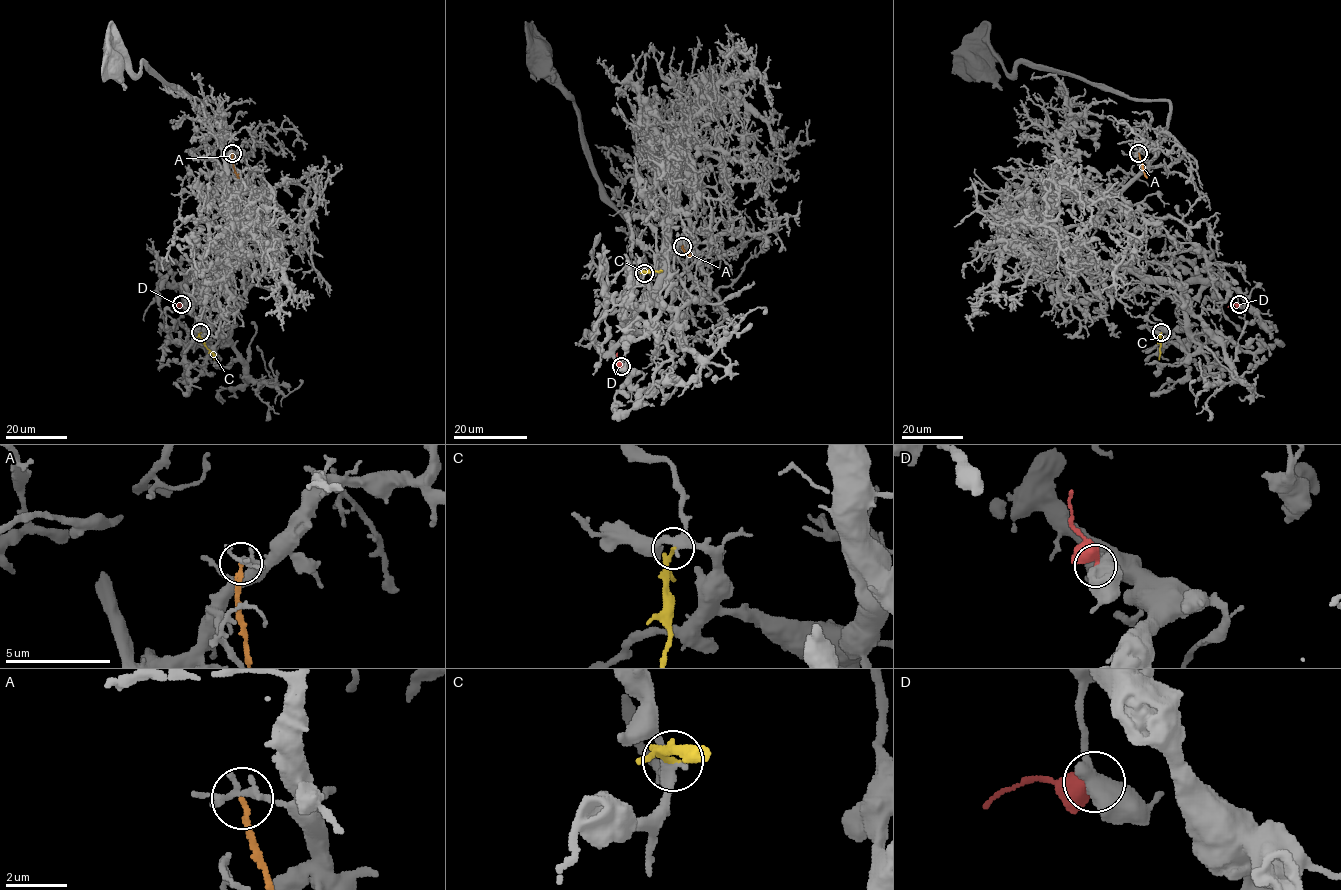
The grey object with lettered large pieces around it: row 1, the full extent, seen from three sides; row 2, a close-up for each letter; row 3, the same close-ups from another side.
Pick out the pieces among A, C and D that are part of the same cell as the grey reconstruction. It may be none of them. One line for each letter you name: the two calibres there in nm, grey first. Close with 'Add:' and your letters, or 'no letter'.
Add: no letter

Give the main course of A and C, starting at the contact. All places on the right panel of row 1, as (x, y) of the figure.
A: (1138, 153), (1147, 178)
C: (1161, 333), (1159, 359)

